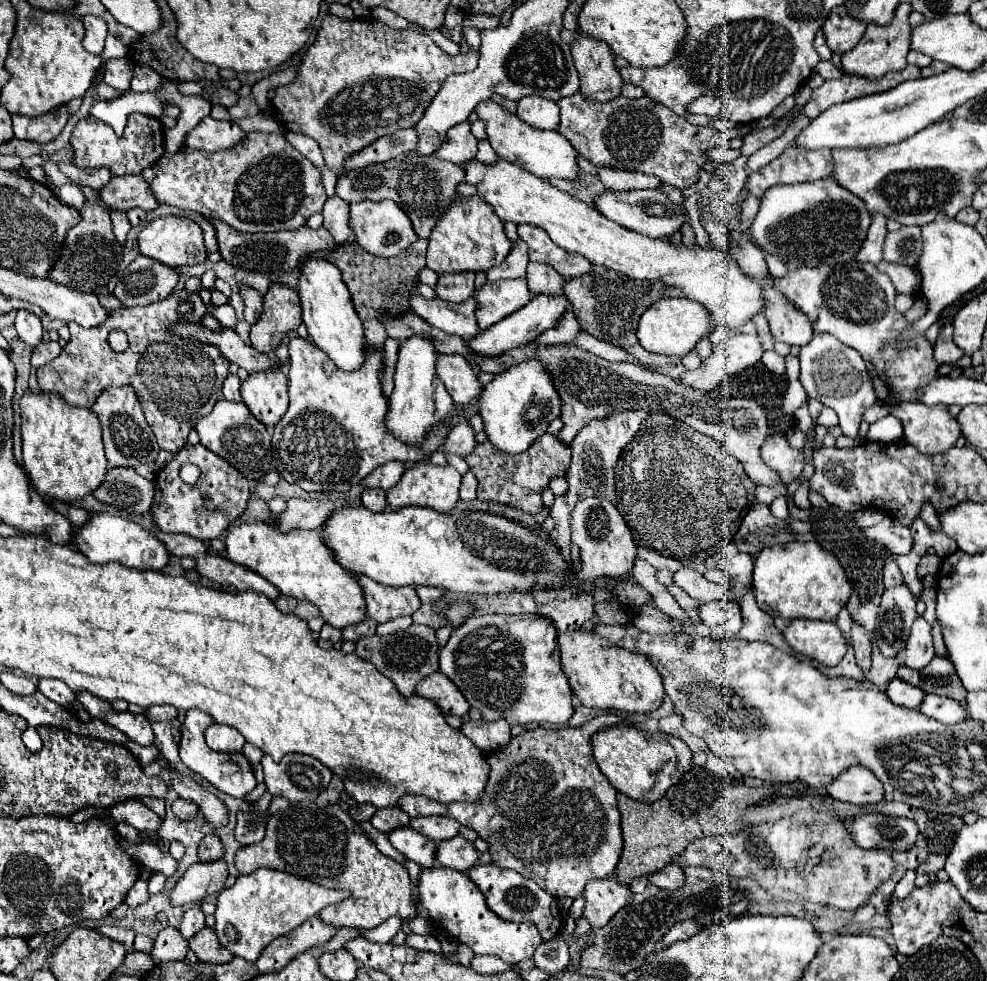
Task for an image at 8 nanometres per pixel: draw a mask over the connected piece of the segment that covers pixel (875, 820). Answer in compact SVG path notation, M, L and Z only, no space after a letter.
M875 812L855 816L847 832L859 848L883 850L909 850L919 836L917 824L913 820Z

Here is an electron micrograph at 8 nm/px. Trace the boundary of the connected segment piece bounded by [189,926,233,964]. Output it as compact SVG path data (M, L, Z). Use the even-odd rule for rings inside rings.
M207 926L189 940L189 948L197 954L201 962L209 962L209 964L225 964L233 958L233 954L219 944L215 930Z

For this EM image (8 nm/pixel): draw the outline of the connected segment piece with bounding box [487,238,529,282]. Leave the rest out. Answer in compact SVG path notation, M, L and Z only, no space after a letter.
M519 238L517 244L513 246L513 250L509 252L509 256L505 258L505 262L487 272L487 282L497 282L497 280L505 280L505 278L525 278L527 264L529 264L527 250L529 250L527 244Z

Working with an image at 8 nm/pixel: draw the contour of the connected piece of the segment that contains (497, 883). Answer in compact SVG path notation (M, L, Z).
M475 864L467 874L477 884L477 888L483 892L489 908L495 914L499 914L501 918L511 920L511 922L531 920L537 926L537 930L539 930L543 940L551 940L551 938L555 938L559 934L559 930L561 930L561 916L555 912L557 898L551 896L549 892L545 892L533 880L523 878L515 870L503 870L503 868L495 866L495 864Z

